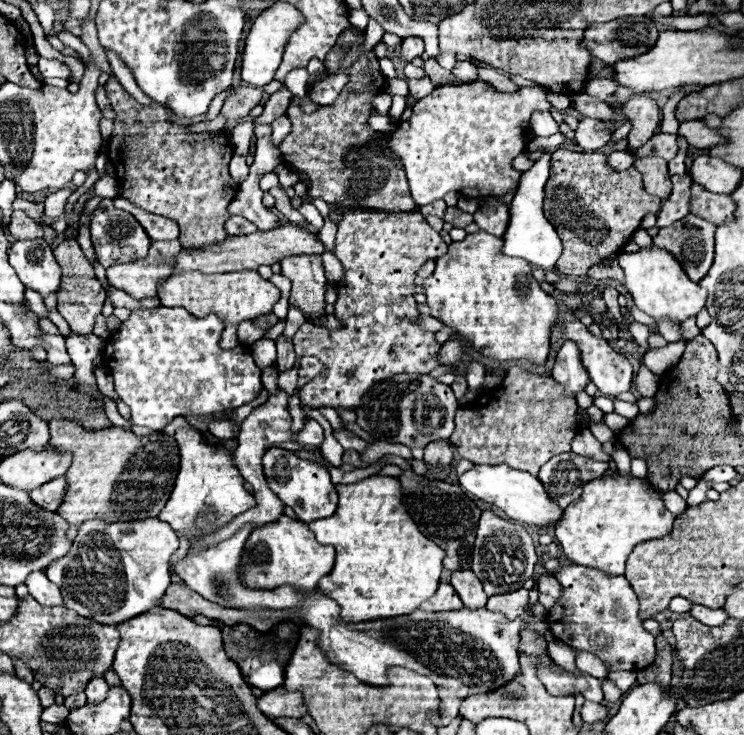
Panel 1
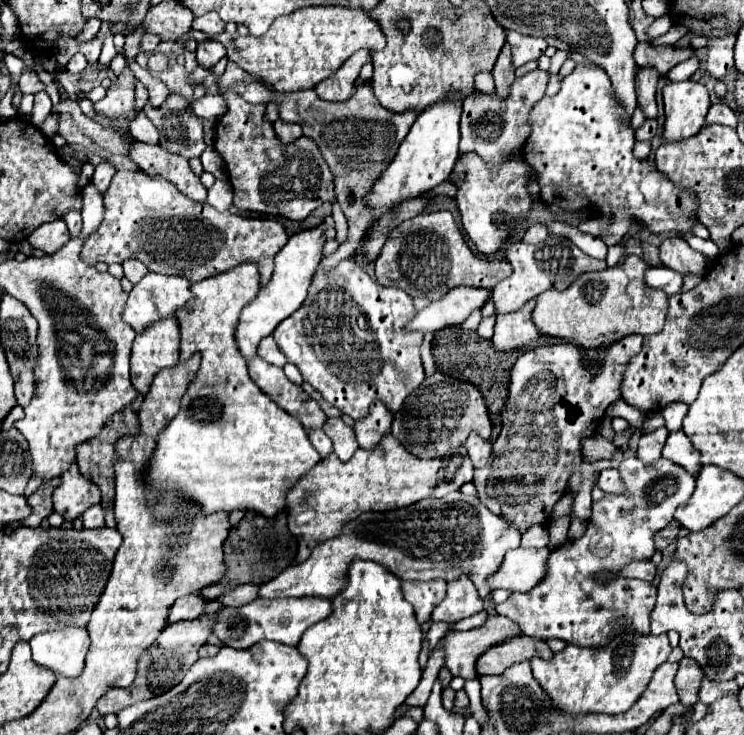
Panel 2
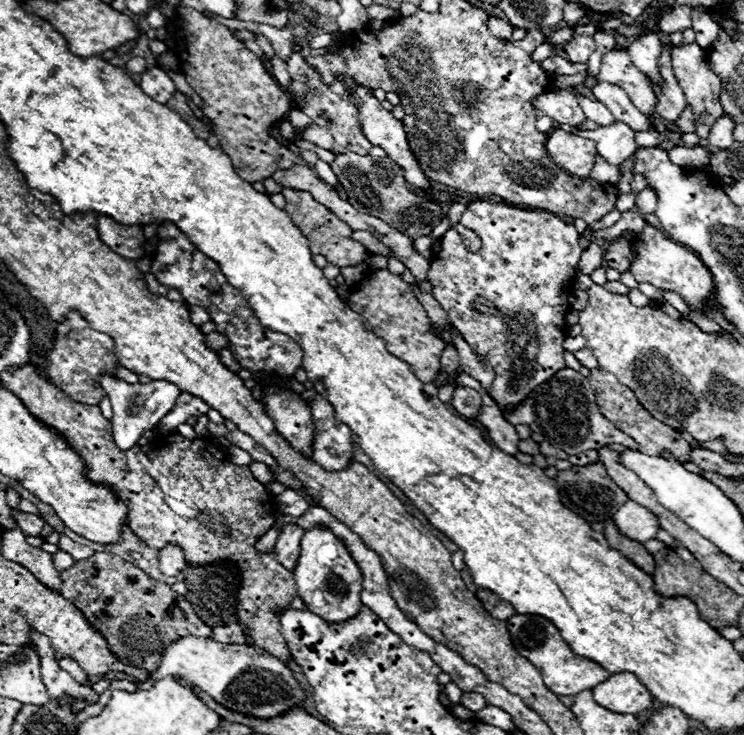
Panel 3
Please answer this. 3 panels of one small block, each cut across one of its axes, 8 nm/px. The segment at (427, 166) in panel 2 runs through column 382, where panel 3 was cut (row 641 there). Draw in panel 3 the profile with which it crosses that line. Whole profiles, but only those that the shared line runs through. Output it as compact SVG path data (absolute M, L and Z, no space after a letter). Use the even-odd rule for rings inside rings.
M184 636L174 640L170 648L164 650L158 668L152 672L152 678L138 683L139 690L149 690L164 676L186 676L204 692L208 692L218 704L228 710L254 716L254 718L274 718L284 714L294 706L302 706L304 688L296 674L284 666L278 658L268 652L244 646L244 644L220 644L210 638Z

